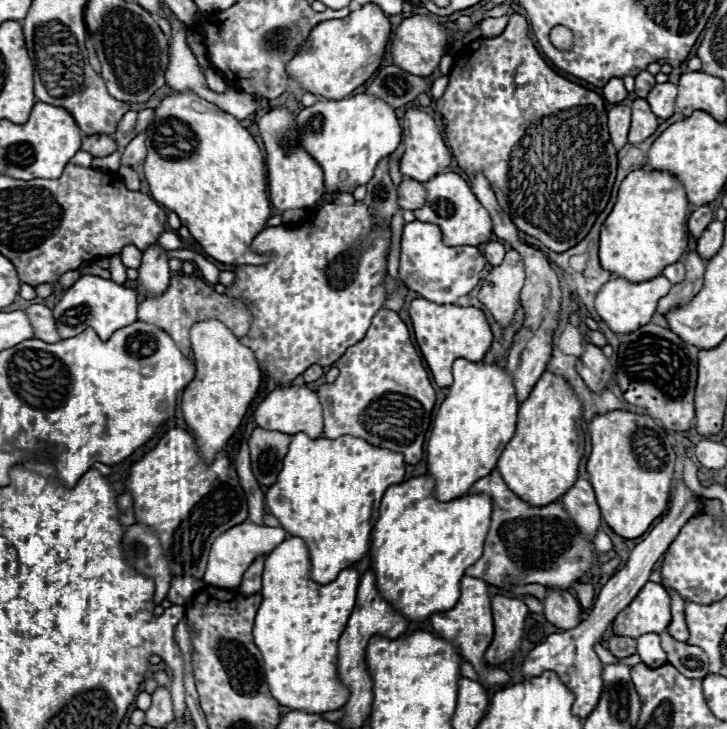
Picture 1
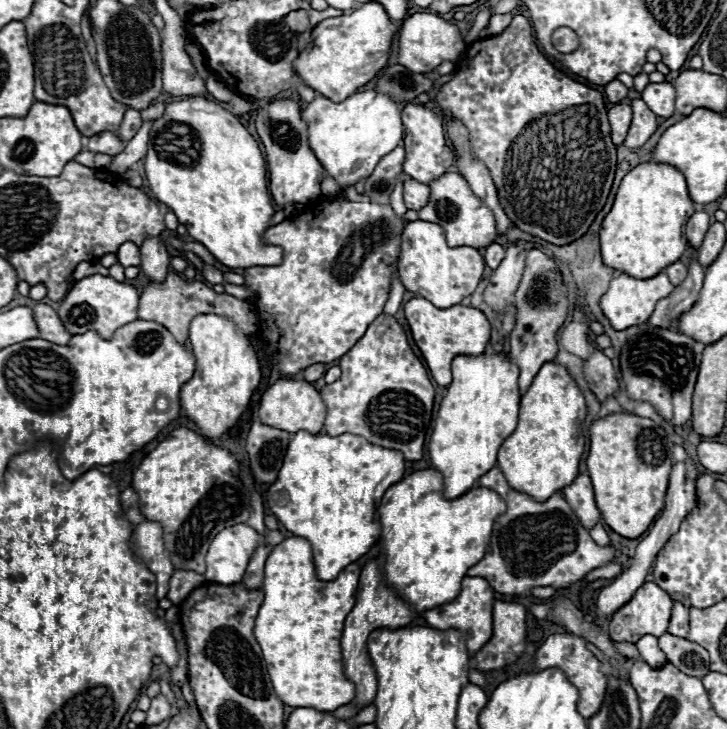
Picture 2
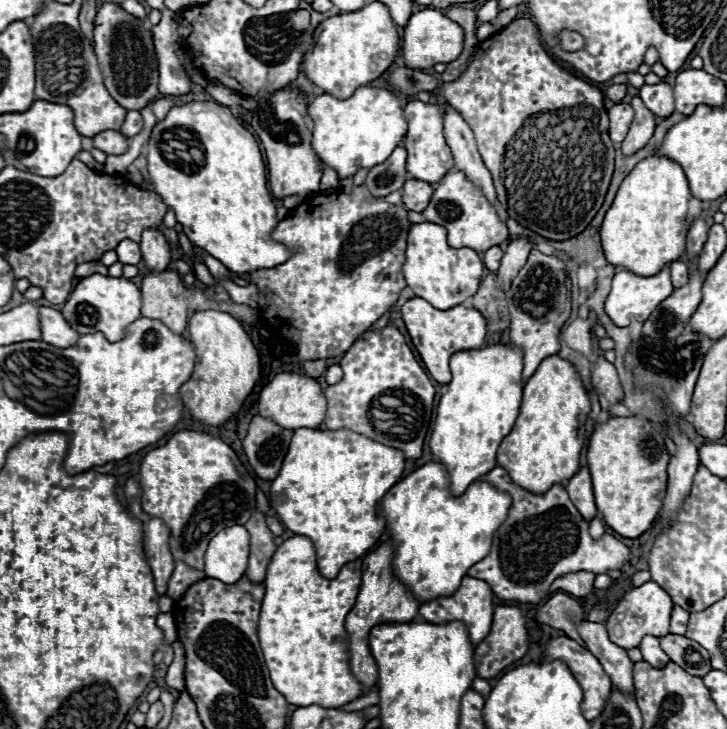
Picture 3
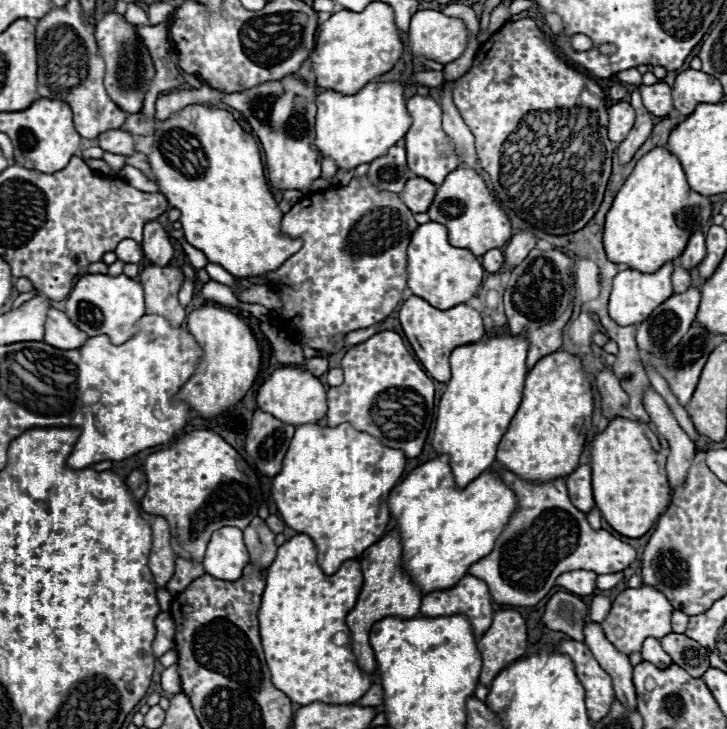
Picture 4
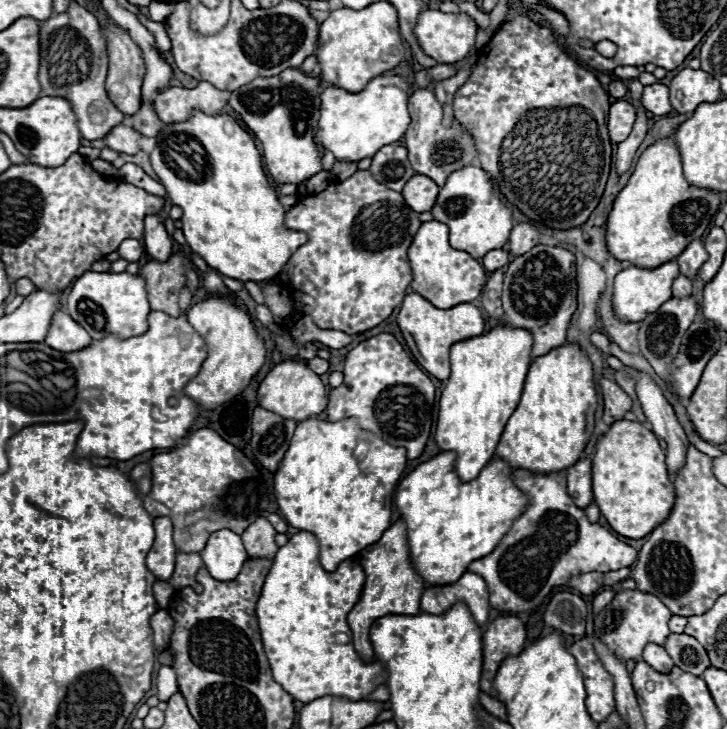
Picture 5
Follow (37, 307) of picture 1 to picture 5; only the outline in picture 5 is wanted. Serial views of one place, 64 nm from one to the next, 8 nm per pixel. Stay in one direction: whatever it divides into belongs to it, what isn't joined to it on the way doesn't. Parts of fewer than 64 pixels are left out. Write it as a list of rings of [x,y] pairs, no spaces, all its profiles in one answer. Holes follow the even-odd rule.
[[[64,312],[54,314],[46,334],[48,346],[52,346],[54,350],[74,352],[74,350],[82,350],[84,346],[90,346],[90,342],[92,342],[90,334],[82,326],[78,326],[68,314]]]

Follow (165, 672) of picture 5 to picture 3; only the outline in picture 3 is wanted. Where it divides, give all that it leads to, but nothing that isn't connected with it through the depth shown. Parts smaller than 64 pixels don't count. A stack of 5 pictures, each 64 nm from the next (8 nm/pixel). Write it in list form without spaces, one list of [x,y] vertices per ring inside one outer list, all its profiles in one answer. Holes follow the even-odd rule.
[[[176,640],[172,644],[174,648],[174,662],[168,666],[168,672],[166,672],[166,686],[172,688],[172,690],[178,690],[182,692],[184,690],[184,646]]]

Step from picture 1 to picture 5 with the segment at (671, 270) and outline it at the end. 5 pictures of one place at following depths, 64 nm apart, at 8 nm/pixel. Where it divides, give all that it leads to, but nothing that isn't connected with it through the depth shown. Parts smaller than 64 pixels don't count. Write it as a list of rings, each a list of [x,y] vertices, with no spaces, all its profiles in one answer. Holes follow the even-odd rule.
[[[678,274],[678,276],[674,278],[674,284],[672,284],[672,294],[674,294],[676,298],[684,298],[684,296],[688,296],[690,292],[692,292],[692,280],[686,278],[686,276],[682,276],[682,274]]]

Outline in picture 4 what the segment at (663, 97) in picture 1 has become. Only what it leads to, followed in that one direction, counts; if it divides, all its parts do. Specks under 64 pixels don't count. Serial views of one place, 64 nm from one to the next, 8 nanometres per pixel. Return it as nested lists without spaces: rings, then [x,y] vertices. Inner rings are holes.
[[[664,82],[652,84],[652,86],[640,86],[640,94],[644,100],[644,106],[654,114],[654,116],[668,116],[672,108],[672,96],[670,96],[670,86]]]

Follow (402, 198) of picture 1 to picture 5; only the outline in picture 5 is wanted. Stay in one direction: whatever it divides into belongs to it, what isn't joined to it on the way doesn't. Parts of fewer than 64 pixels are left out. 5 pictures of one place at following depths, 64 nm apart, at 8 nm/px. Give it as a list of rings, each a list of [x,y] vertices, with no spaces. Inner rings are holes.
[[[416,174],[412,176],[404,190],[402,190],[402,196],[406,200],[406,204],[414,210],[414,212],[430,212],[434,202],[436,202],[436,194],[438,194],[438,186],[428,178],[428,176],[422,176],[422,174]]]

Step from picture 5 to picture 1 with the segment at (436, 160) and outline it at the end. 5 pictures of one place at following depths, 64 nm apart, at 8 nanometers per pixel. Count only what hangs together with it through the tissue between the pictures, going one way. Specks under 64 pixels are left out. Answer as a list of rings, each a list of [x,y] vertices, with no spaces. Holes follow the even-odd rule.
[[[408,110],[404,114],[404,118],[402,118],[402,140],[406,144],[406,152],[400,160],[400,172],[404,178],[416,180],[416,182],[426,182],[426,180],[434,178],[436,174],[442,174],[452,162],[452,154],[448,152],[434,118],[428,116],[426,112]]]

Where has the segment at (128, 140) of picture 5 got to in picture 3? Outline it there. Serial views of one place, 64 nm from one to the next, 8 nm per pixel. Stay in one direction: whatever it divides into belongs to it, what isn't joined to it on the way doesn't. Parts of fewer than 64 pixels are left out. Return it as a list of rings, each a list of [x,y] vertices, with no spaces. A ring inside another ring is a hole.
[[[104,130],[96,134],[92,140],[94,140],[92,146],[106,154],[124,154],[124,150],[128,150],[128,138],[114,130]]]

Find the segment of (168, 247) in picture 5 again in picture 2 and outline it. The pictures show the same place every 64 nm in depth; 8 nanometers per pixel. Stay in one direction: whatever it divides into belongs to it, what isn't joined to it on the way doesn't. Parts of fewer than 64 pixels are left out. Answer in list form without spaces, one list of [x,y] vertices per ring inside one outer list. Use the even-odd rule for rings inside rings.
[[[146,238],[144,246],[140,246],[142,252],[142,272],[148,278],[148,282],[164,282],[170,268],[170,256],[166,250],[166,244],[160,238]]]

